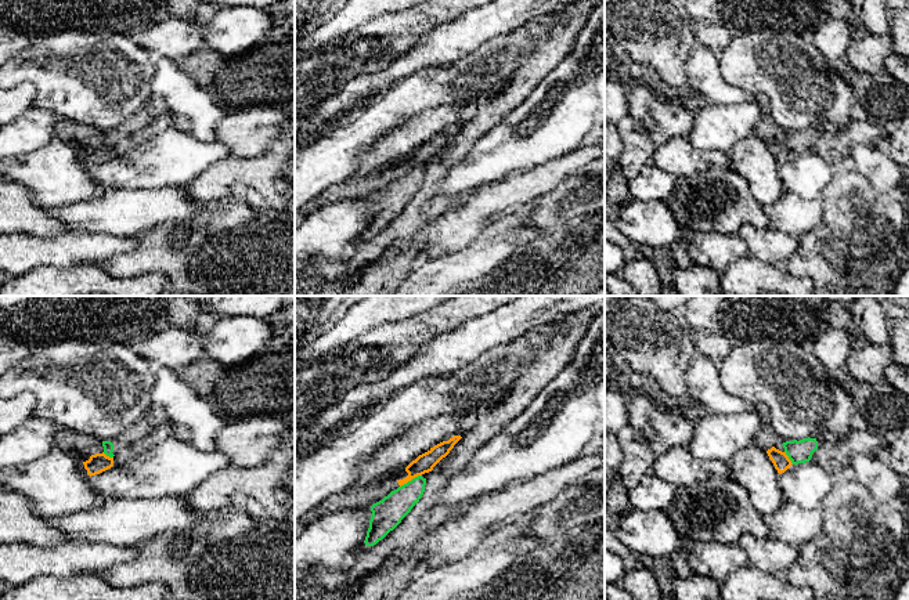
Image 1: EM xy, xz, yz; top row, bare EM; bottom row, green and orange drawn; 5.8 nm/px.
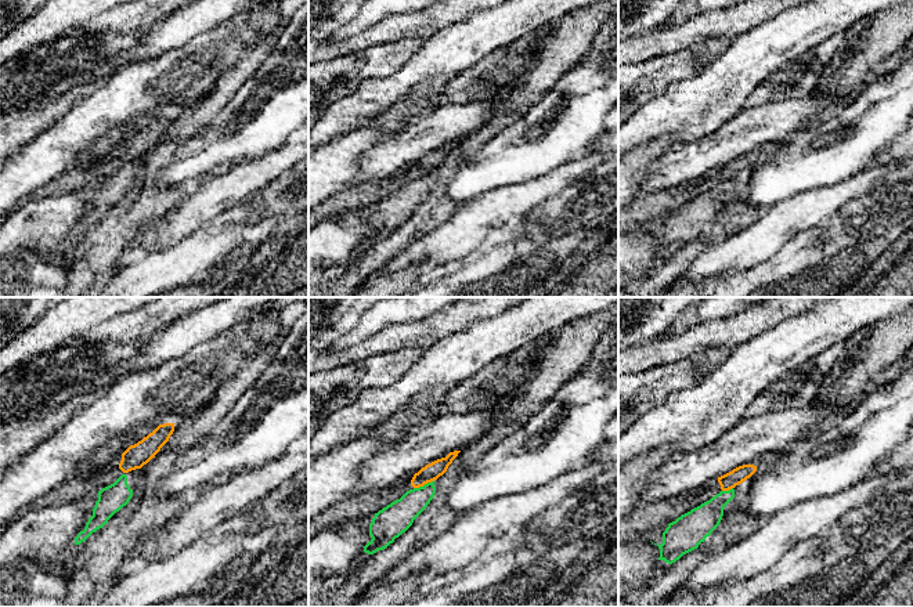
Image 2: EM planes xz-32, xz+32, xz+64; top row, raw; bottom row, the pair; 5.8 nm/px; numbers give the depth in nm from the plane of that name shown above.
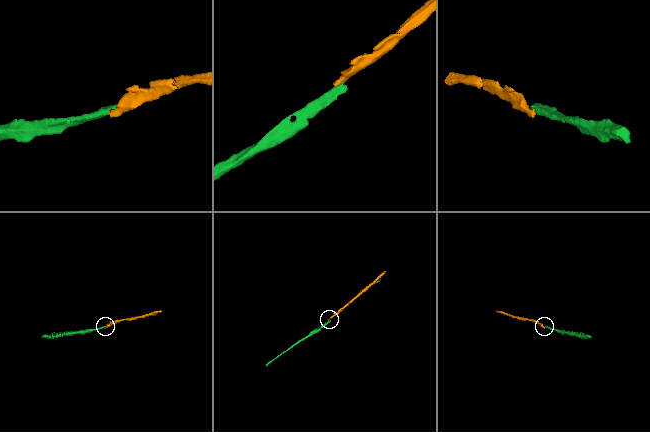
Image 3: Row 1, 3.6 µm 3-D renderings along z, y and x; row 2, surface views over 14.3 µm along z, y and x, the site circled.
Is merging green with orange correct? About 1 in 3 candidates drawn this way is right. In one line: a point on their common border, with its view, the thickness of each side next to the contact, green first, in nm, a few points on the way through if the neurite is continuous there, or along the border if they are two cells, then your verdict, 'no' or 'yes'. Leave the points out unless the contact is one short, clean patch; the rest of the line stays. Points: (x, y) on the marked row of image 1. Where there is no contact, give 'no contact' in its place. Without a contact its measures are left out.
xz (411, 480) | 180/110 nm | along xz (421, 474), (400, 487) | no

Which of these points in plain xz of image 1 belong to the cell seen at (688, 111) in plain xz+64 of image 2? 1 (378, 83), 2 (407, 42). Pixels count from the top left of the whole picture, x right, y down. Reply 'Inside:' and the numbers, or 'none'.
Inside: 1

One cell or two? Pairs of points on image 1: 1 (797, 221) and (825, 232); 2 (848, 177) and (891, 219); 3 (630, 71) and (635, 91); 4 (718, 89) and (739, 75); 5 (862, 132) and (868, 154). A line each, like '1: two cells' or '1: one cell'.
1: two cells
2: one cell
3: two cells
4: two cells
5: two cells

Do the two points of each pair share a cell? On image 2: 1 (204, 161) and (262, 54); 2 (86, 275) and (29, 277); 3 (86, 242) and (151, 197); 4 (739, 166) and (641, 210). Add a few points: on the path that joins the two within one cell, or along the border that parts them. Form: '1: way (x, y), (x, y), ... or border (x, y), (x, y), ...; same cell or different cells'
1: border (267, 54), (267, 58), (227, 105); different cells
2: border (71, 244), (62, 249), (69, 266), (65, 282); different cells
3: way (103, 242), (134, 210); same cell
4: way (714, 176), (700, 187), (666, 201); same cell

